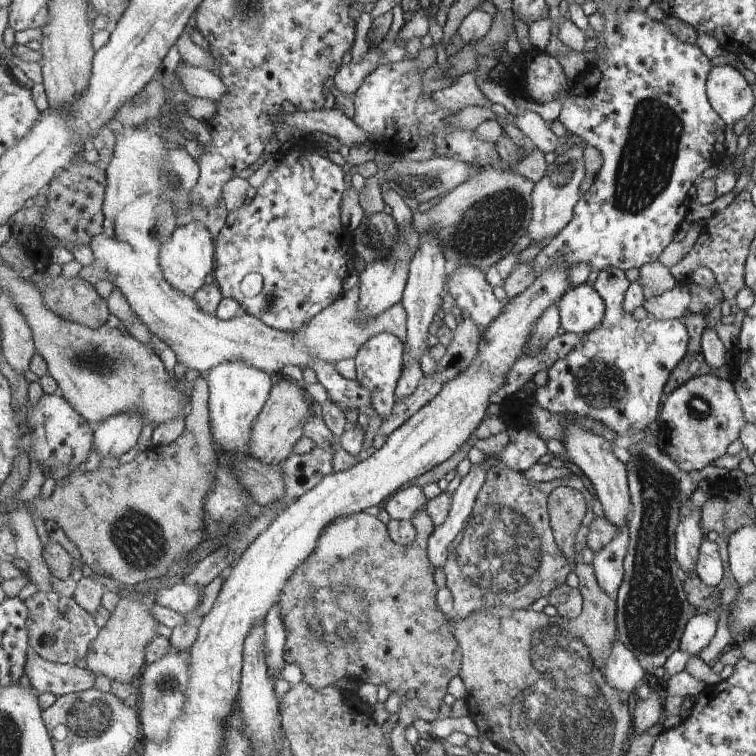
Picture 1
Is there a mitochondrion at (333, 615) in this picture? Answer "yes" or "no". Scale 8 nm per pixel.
yes

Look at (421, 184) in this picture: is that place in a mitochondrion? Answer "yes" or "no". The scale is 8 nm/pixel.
yes

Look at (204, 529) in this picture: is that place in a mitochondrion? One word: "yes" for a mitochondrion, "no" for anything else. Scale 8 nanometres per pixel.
no

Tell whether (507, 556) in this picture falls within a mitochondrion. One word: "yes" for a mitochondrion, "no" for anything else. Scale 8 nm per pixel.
yes

